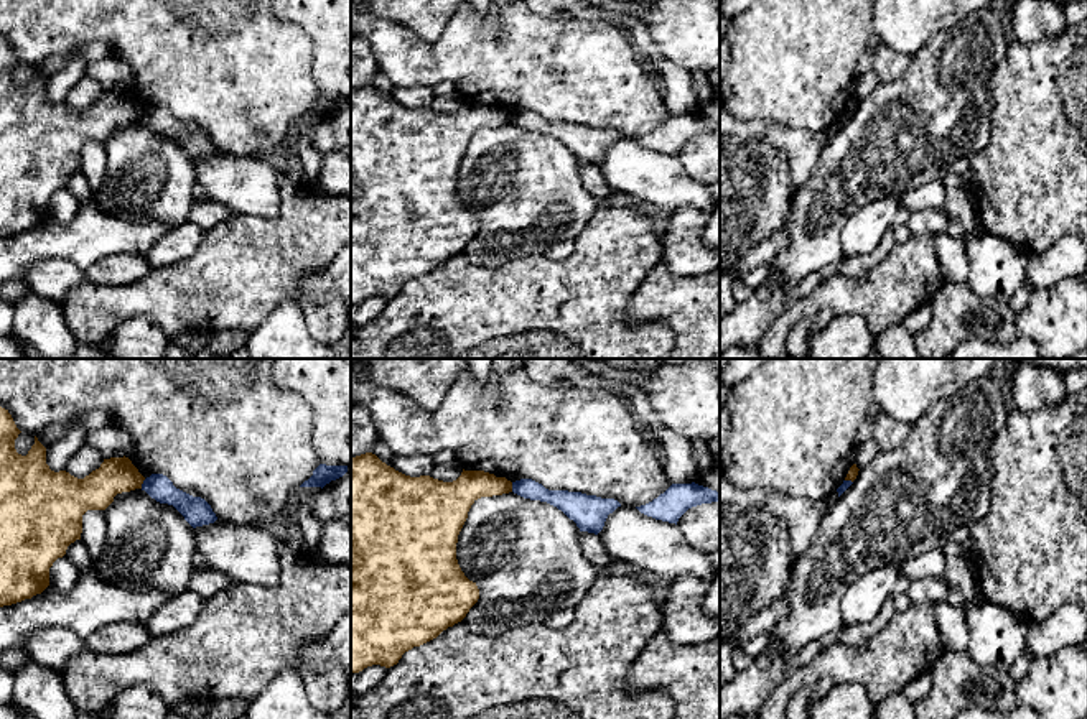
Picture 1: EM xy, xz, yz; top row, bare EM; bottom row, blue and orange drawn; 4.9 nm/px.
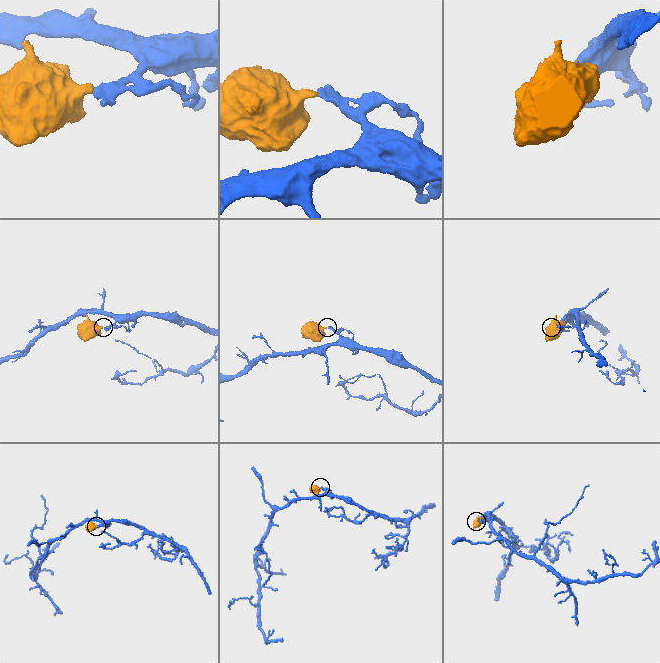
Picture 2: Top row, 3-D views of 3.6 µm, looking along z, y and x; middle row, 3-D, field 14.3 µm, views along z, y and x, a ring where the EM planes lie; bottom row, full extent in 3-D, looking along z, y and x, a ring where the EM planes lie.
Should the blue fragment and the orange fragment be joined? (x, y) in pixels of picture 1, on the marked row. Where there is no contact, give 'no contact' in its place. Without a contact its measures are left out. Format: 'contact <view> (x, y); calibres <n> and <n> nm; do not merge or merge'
contact xy (142, 484); calibres 120 and 180 nm; do not merge

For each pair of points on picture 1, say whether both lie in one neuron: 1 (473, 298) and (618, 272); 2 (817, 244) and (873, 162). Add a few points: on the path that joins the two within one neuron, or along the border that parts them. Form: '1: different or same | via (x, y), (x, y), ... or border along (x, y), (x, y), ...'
1: same | via (509, 298), (521, 295), (582, 295)
2: same | via (817, 224), (817, 218), (853, 181)

